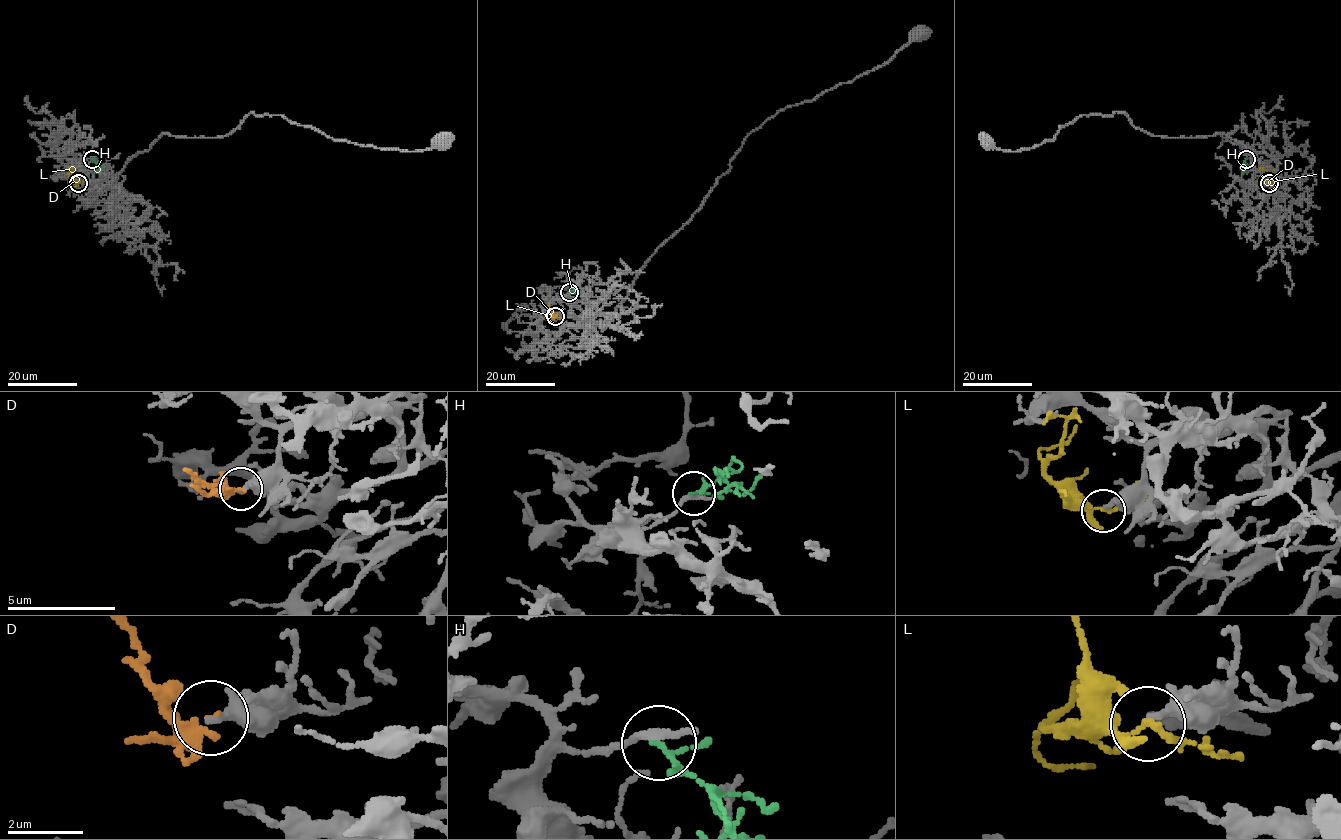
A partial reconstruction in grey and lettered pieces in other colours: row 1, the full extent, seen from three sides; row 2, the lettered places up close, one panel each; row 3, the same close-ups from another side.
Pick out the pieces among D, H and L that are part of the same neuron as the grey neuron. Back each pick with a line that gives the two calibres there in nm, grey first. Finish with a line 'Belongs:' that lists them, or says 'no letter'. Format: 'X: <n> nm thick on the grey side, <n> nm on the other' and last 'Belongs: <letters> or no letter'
Belongs: no letter

